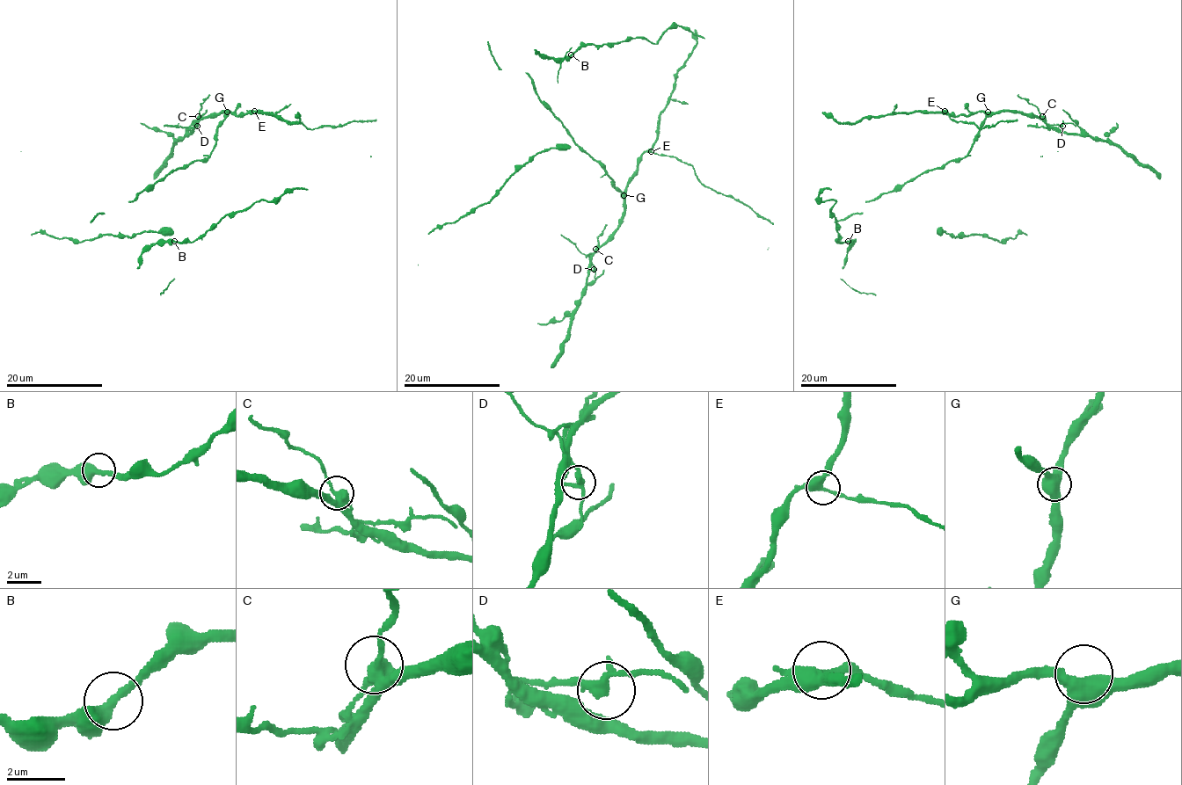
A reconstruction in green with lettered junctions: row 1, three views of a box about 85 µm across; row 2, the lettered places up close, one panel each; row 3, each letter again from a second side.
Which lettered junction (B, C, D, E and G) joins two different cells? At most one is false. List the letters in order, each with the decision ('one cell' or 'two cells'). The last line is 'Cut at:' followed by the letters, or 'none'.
B: one cell
C: one cell
D: one cell
E: two cells
G: one cell
Cut at: E

